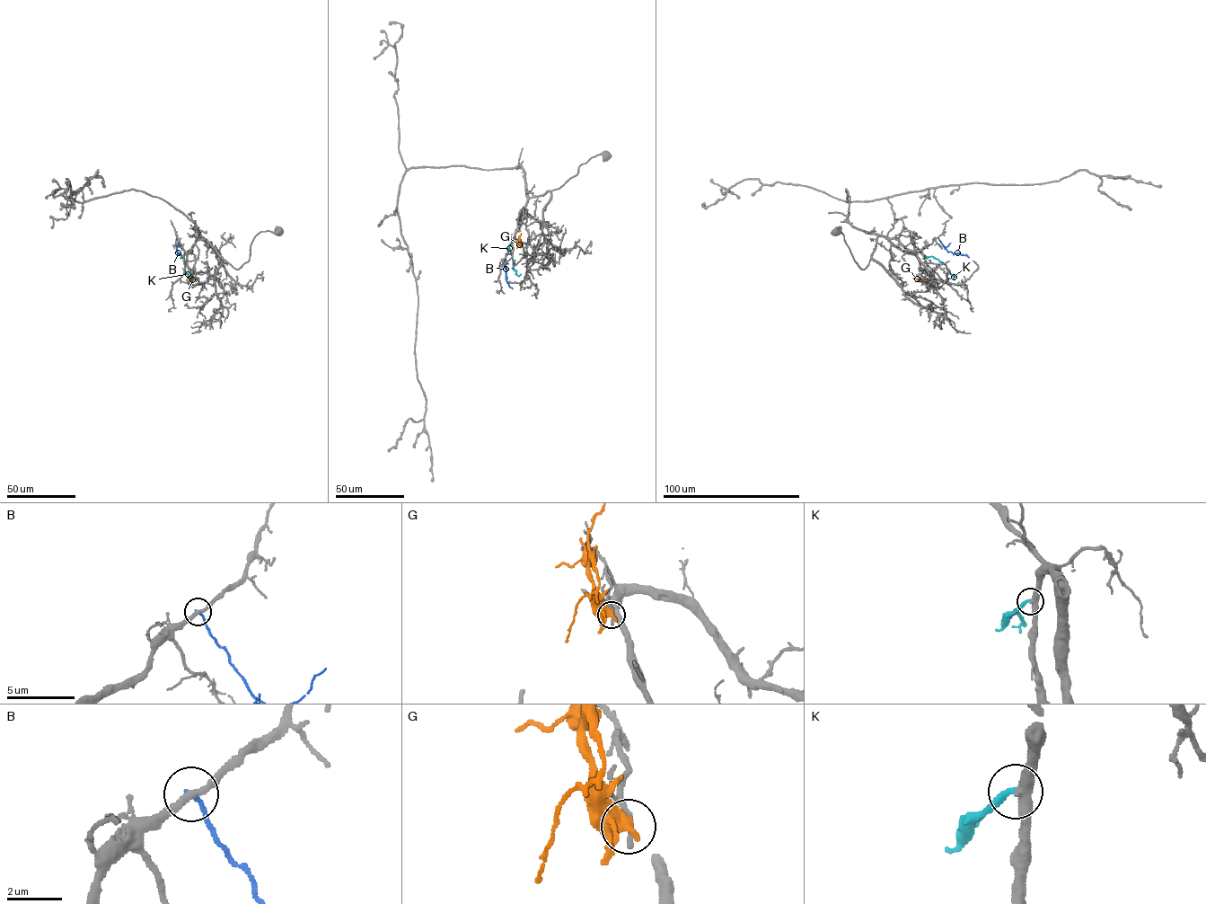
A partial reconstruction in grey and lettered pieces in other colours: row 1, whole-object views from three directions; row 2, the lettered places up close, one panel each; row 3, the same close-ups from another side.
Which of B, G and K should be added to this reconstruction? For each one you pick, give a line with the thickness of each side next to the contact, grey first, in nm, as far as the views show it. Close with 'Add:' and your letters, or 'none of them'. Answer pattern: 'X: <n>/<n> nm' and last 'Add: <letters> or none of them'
K: 400/280 nm
Add: K

